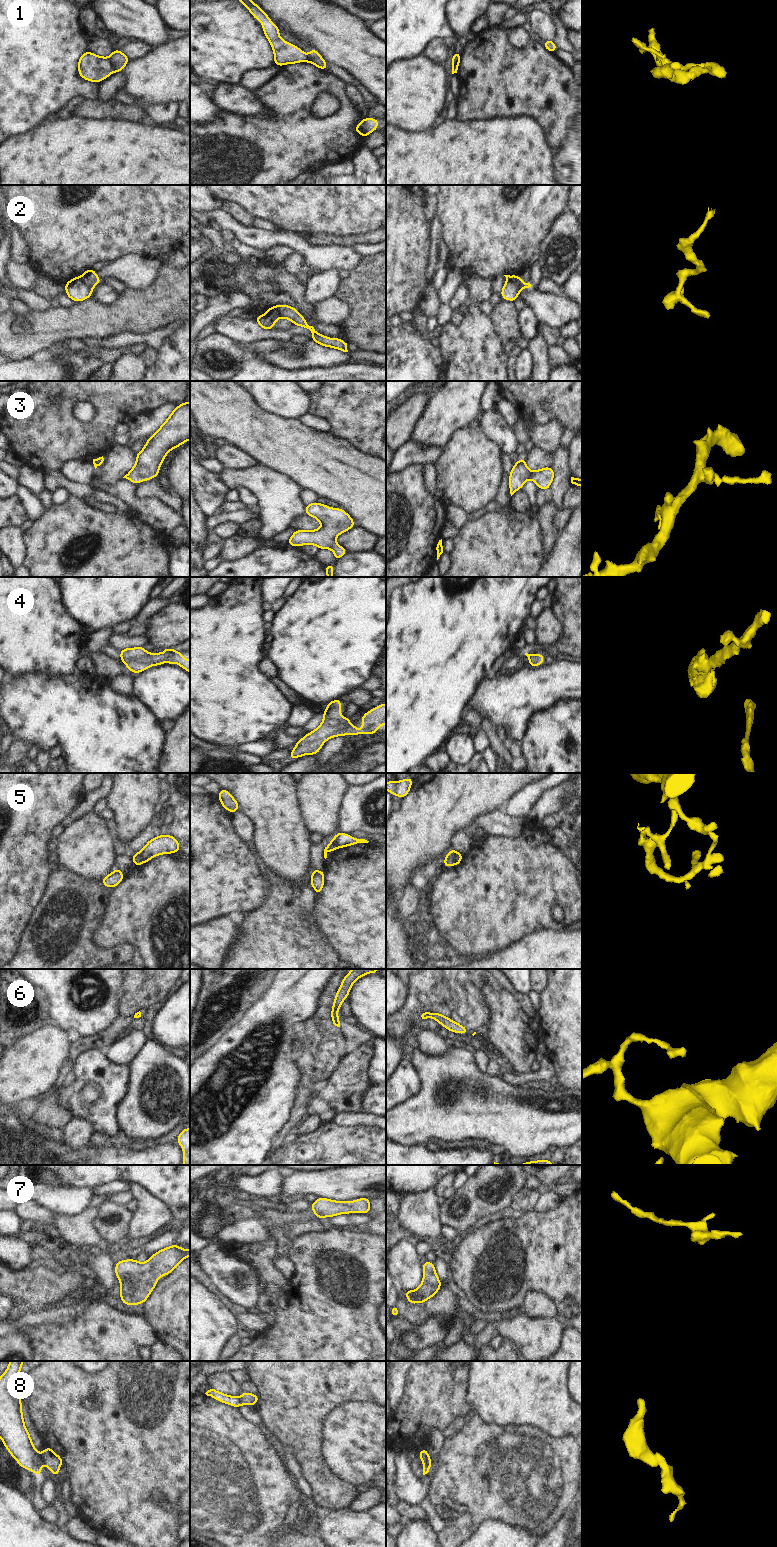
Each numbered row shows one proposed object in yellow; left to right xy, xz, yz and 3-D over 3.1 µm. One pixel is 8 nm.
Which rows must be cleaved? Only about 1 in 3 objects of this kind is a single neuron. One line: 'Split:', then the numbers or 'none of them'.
Split: 1, 2, 5, 8

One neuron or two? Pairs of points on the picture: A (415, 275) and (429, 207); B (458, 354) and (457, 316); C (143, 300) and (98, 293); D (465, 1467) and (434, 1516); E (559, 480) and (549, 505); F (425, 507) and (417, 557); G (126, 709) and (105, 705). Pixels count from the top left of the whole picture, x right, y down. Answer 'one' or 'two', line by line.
A: two
B: two
C: two
D: two
E: two
F: one
G: one

